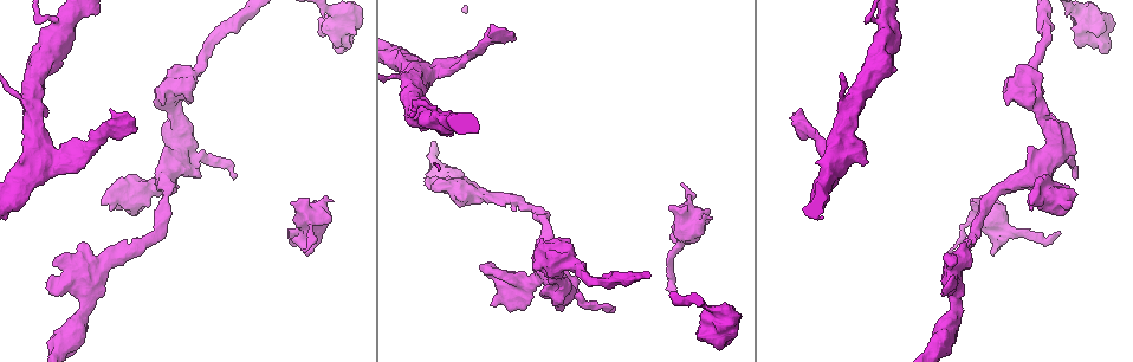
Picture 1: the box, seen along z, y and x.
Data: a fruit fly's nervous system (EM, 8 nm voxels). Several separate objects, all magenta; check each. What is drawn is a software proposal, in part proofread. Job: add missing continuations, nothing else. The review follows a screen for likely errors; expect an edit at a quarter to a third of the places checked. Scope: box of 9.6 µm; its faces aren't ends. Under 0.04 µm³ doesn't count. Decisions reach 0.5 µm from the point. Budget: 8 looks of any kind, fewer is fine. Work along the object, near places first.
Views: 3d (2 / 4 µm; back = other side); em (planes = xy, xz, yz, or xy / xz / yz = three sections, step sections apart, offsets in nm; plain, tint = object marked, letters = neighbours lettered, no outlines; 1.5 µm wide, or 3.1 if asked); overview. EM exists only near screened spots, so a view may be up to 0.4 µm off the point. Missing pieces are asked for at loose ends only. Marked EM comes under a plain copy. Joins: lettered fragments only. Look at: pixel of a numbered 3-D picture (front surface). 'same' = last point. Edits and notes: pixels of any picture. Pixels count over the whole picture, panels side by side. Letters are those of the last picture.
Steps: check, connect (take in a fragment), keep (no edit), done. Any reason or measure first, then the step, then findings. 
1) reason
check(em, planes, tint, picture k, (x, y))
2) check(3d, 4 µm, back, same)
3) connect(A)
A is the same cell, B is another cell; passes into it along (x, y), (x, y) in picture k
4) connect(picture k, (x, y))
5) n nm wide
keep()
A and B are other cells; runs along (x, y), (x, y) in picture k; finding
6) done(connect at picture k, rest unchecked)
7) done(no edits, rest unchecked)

branch stops here
check(3d, 2 µm, picture 1, (1061, 233))

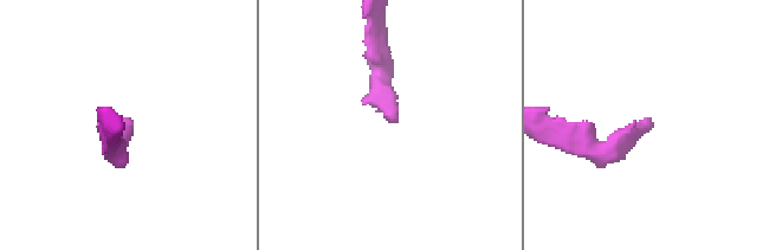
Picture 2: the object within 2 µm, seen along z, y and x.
check(em, xz, step 4, letters, picture 2, (130, 124))

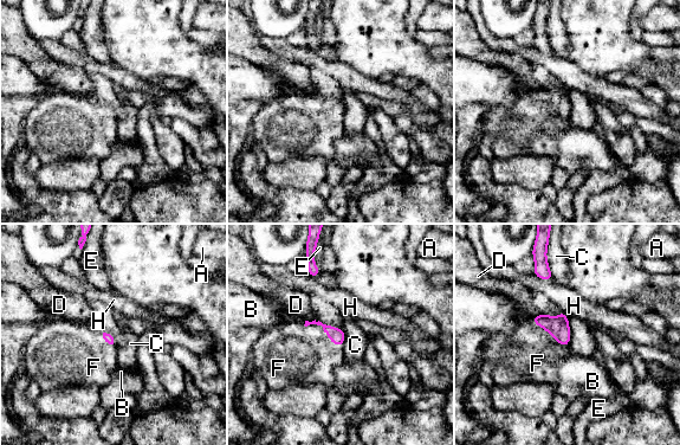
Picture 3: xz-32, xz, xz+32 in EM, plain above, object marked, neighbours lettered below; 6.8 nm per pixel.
another direction
check(em, planes, letters, same)

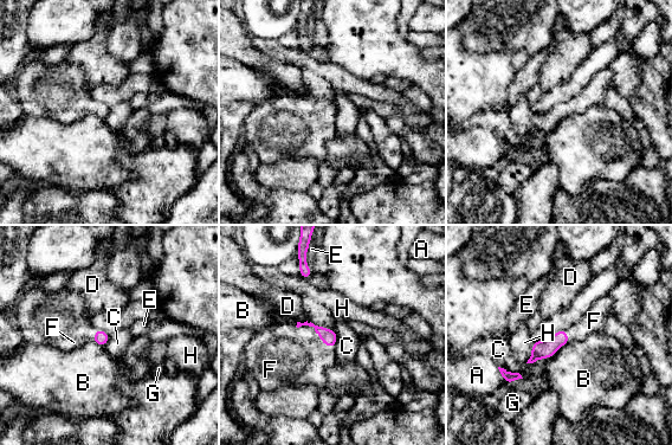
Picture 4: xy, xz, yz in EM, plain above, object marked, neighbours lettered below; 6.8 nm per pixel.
connect(F)
F is the same cell, A, B, C, D, E, G and H are other cells; passes into it along (328, 336), (324, 343), (307, 368) in picture 4; it goes on there

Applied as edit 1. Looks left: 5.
stops while still wide
check(em, xy, step 8, tint, picture 1, (1069, 206))

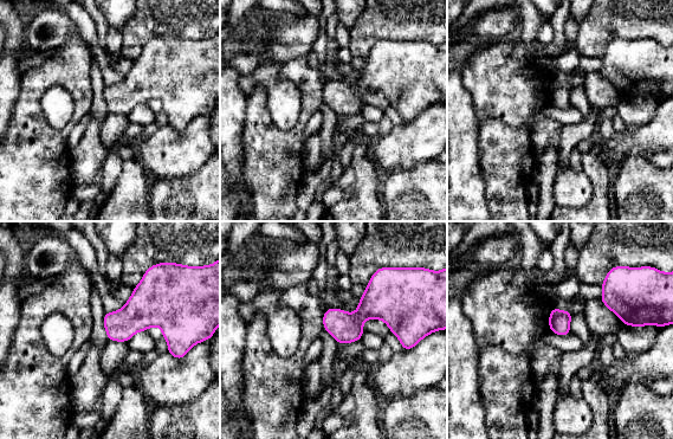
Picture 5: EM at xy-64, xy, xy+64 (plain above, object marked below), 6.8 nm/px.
cut it another way
check(em, planes, letters, same)

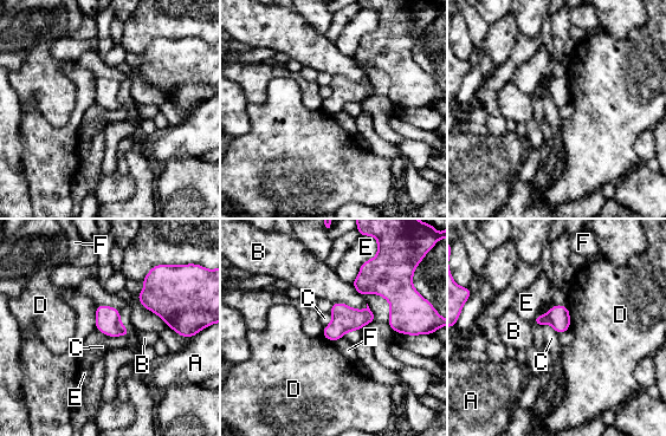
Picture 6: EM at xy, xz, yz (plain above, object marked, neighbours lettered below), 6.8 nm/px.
B touches over 240 nm
keep()
A, B, C, D, E and F are other cells; border along (96, 329), (108, 336), (127, 337) in picture 6; no lettered fragment goes on from it

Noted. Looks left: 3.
an open end
check(3d, 4 µm, picture 1, (1077, 175))

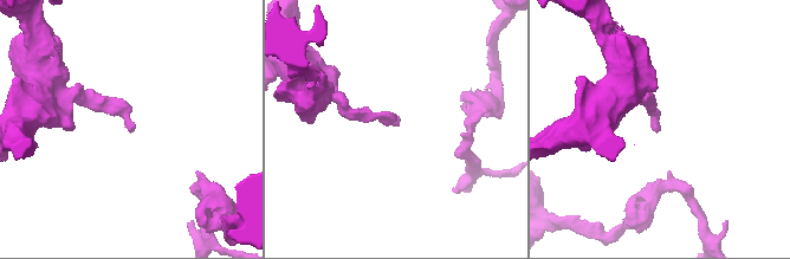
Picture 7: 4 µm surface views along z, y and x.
now the EM
check(em, planes, letters, picture 7, (399, 121))

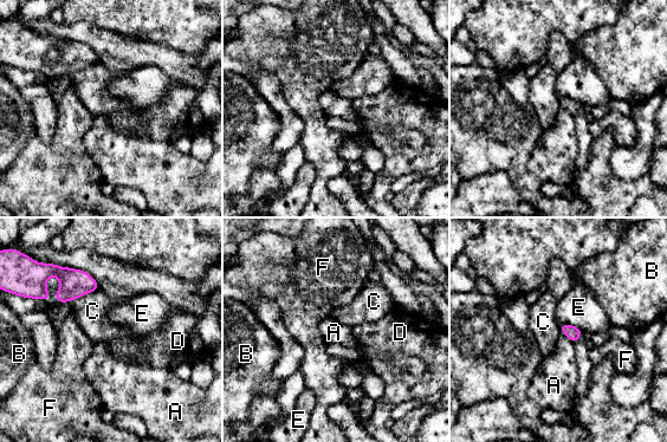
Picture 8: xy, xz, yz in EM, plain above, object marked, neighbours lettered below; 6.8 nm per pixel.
keep()
A, B, C, D, E and F are other cells; border along (561, 331), (574, 343) in picture 8; none of them fits

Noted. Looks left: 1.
done(connect at picture 4, rest unchecked)

